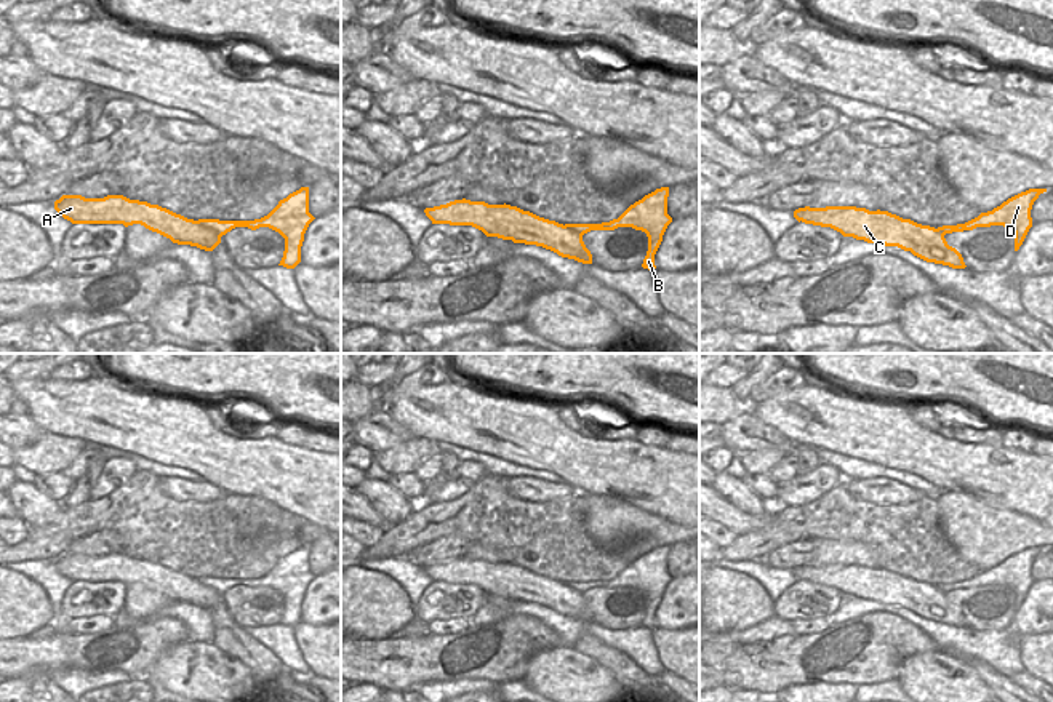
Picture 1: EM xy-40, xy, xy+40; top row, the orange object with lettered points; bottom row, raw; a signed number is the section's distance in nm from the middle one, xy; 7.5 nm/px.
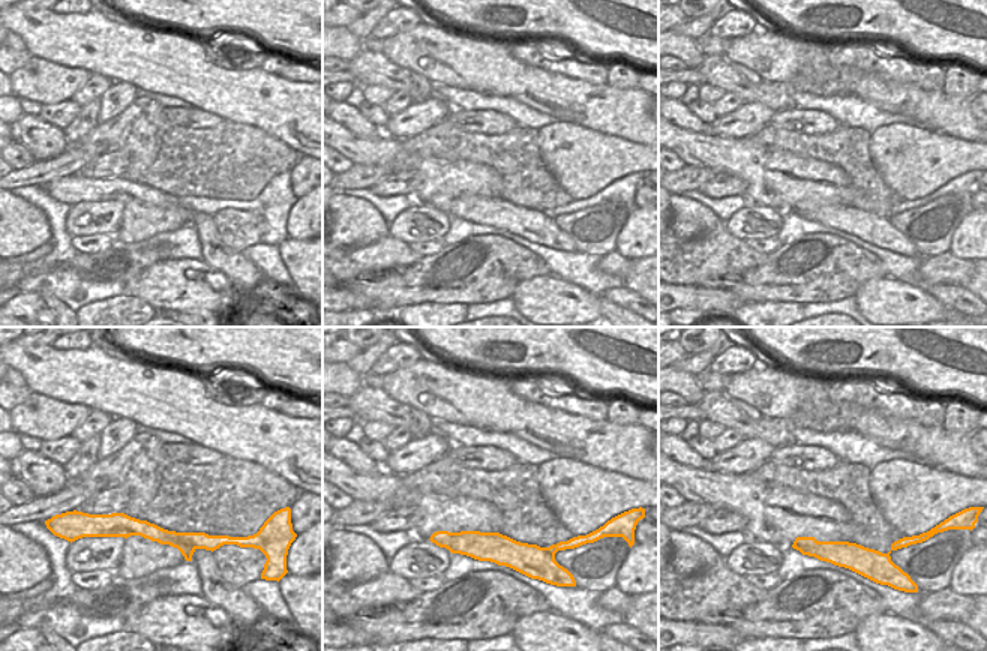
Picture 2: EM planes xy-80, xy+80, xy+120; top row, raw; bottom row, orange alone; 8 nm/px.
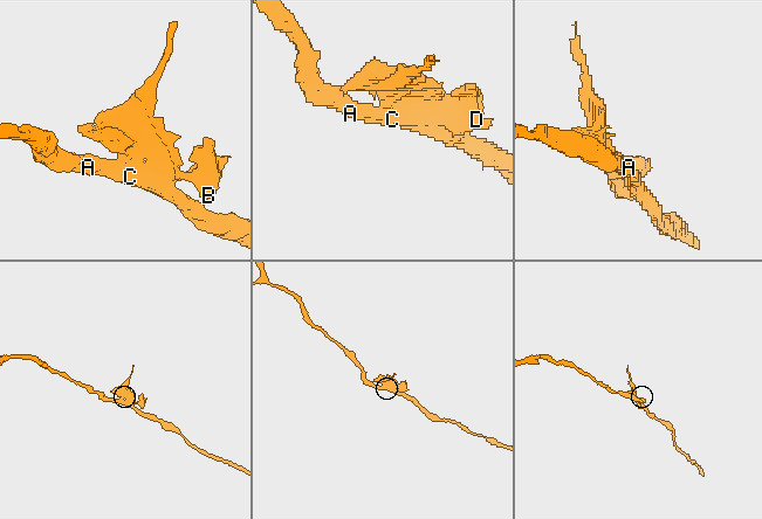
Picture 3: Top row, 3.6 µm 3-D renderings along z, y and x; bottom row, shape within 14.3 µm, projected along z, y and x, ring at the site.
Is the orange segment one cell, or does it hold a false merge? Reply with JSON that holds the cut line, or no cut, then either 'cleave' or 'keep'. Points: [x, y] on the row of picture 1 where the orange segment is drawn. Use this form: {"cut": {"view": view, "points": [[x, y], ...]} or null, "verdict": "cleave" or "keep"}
{"cut": {"view": "xy-40", "points": [[197, 221], [221, 235]]}, "verdict": "cleave"}

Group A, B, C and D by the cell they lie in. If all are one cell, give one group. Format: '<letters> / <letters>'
A C / B D

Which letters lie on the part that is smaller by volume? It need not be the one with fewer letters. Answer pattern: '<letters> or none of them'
B, D.

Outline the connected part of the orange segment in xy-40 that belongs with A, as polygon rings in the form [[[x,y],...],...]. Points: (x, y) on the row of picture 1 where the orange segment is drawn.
[[[62,195],[54,201],[54,209],[72,224],[123,224],[125,227],[141,224],[173,243],[190,245],[205,251],[213,251],[222,237],[200,225],[198,221],[123,195],[107,195],[104,198]]]

